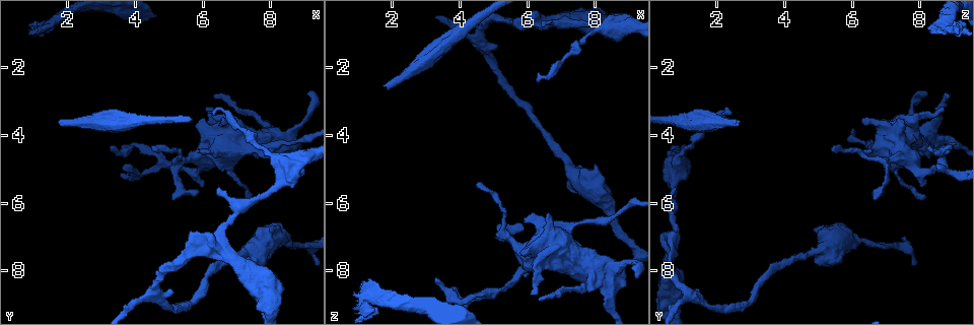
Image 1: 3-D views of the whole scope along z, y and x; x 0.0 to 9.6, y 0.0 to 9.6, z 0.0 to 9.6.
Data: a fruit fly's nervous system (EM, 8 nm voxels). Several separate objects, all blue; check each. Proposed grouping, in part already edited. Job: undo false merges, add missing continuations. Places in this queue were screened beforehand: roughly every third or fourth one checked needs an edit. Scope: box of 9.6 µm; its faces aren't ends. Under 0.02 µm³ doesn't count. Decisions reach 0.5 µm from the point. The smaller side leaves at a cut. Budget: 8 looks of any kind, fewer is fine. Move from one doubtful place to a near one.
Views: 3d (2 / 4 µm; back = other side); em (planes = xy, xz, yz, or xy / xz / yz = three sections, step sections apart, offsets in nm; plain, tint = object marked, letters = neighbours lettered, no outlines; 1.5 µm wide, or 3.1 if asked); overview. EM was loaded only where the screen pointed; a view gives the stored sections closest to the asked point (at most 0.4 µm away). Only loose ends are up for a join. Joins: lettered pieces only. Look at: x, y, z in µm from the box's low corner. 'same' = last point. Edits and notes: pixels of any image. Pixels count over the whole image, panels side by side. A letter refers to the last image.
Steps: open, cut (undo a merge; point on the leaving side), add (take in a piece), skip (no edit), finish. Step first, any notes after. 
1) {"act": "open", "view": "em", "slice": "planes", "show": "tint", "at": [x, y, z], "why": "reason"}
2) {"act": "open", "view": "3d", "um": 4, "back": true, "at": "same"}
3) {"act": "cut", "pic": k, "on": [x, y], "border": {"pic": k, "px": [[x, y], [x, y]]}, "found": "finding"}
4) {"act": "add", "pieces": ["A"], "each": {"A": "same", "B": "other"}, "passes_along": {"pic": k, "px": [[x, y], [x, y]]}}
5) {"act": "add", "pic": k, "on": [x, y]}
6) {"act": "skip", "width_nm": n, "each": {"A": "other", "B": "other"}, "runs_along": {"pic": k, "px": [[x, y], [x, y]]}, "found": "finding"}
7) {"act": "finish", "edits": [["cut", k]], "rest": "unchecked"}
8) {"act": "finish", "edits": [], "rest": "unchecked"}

{"act": "open", "view": "em", "slice": "planes", "show": "tint", "at": [5.85, 5.65, 6.80], "why": "an open end"}

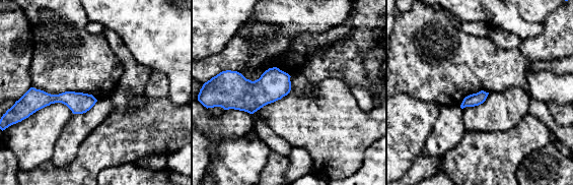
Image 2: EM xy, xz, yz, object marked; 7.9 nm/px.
{"act": "open", "view": "em", "slice": "planes", "show": "letters", "at": "same"}

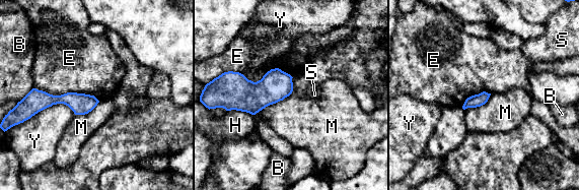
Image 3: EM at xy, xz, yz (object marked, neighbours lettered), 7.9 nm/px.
{"act": "skip", "width_nm": 100, "longest_contact_nm": ["E", 550], "each": {"B": "other", "E": "other", "H": "other", "M": "other", "S": "other", "Y": "other"}, "found": "none of them fits"}

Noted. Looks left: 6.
{"act": "open", "view": "3d", "um": 2, "at": [4.55, 4.30, 5.50], "why": "thin end"}

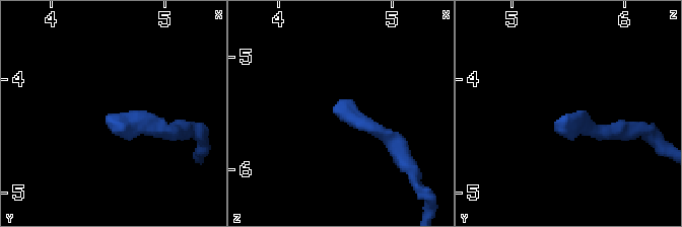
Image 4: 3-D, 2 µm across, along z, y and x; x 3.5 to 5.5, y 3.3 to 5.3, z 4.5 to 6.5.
{"act": "open", "view": "em", "slice": "planes", "show": "letters", "at": [4.48, 4.36, 5.44], "why": "shape alone is not enough"}

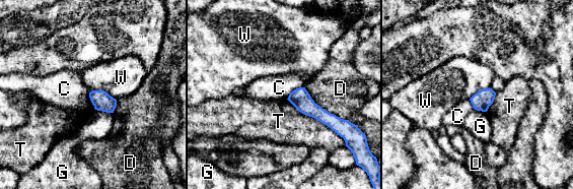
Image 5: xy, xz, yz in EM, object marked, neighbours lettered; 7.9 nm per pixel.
{"act": "skip", "width_nm": 150, "each": {"C": "other", "D": "other", "G": "other", "T": "other", "W": "other"}, "border": {"pic": 5, "px": [[303, 86], [296, 87], [286, 99]]}, "found": "none of them fits"}

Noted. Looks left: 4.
{"act": "open", "view": "3d", "um": 4, "at": [1.85, 3.60, 2.65], "why": "branch stops here"}

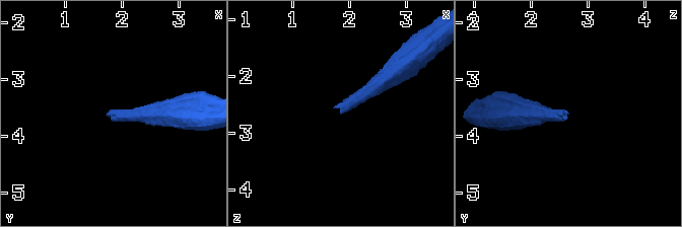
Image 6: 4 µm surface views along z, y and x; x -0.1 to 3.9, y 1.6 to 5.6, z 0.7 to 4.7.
{"act": "open", "view": "em", "slice": "planes", "show": "tint", "at": [1.85, 3.60, 2.65], "why": "need the tissue"}

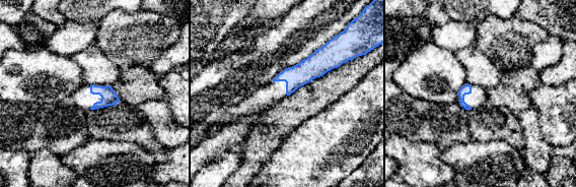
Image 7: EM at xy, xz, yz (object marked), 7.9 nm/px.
{"act": "open", "view": "em", "slice": "planes", "show": "letters", "at": "same"}

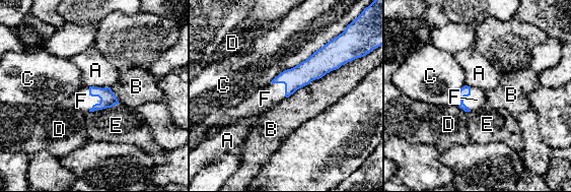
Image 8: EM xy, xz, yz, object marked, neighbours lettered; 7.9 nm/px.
{"act": "add", "pieces": ["F"], "each": {"A": "other", "B": "other", "C": "other", "D": "other", "E": "other", "F": "same"}, "passes_along": {"pic": 8, "px": [[108, 99], [98, 97], [81, 101]]}, "found": "the neuron continues"}

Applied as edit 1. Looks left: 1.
{"act": "open", "view": "em", "slice": "planes", "show": "letters", "at": [6.55, 5.50, 0.70]}

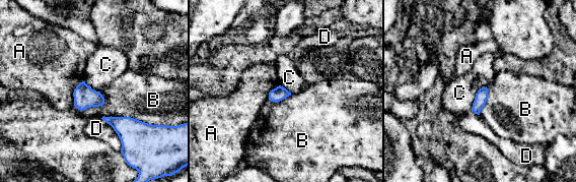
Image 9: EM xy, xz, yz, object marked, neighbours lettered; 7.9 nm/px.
{"act": "skip", "width_nm": 90, "longest_contact_nm": ["B", 340], "each": {"A": "other", "B": "other", "C": "other", "D": "other"}, "found": "no lettered piece goes on from it"}

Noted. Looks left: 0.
{"act": "finish", "edits": [["add", 8]], "rest": "unchecked"}

